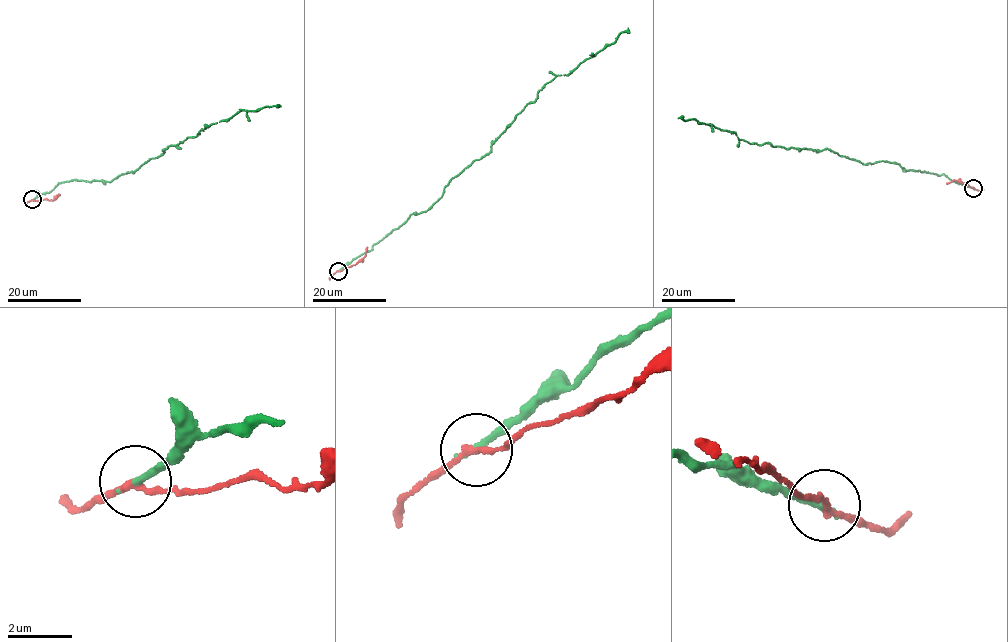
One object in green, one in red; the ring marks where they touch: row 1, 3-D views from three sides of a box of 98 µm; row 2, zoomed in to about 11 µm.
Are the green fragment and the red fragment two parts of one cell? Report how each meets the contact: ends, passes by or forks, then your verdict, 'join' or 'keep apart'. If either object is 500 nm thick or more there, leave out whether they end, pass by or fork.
green ends; red passes by; keep apart

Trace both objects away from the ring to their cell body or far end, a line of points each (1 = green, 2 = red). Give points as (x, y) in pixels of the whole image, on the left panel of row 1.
1: (32, 200), (62, 182), (110, 182), (213, 123), (244, 110), (276, 104)
2: (32, 200), (53, 200), (59, 195)

